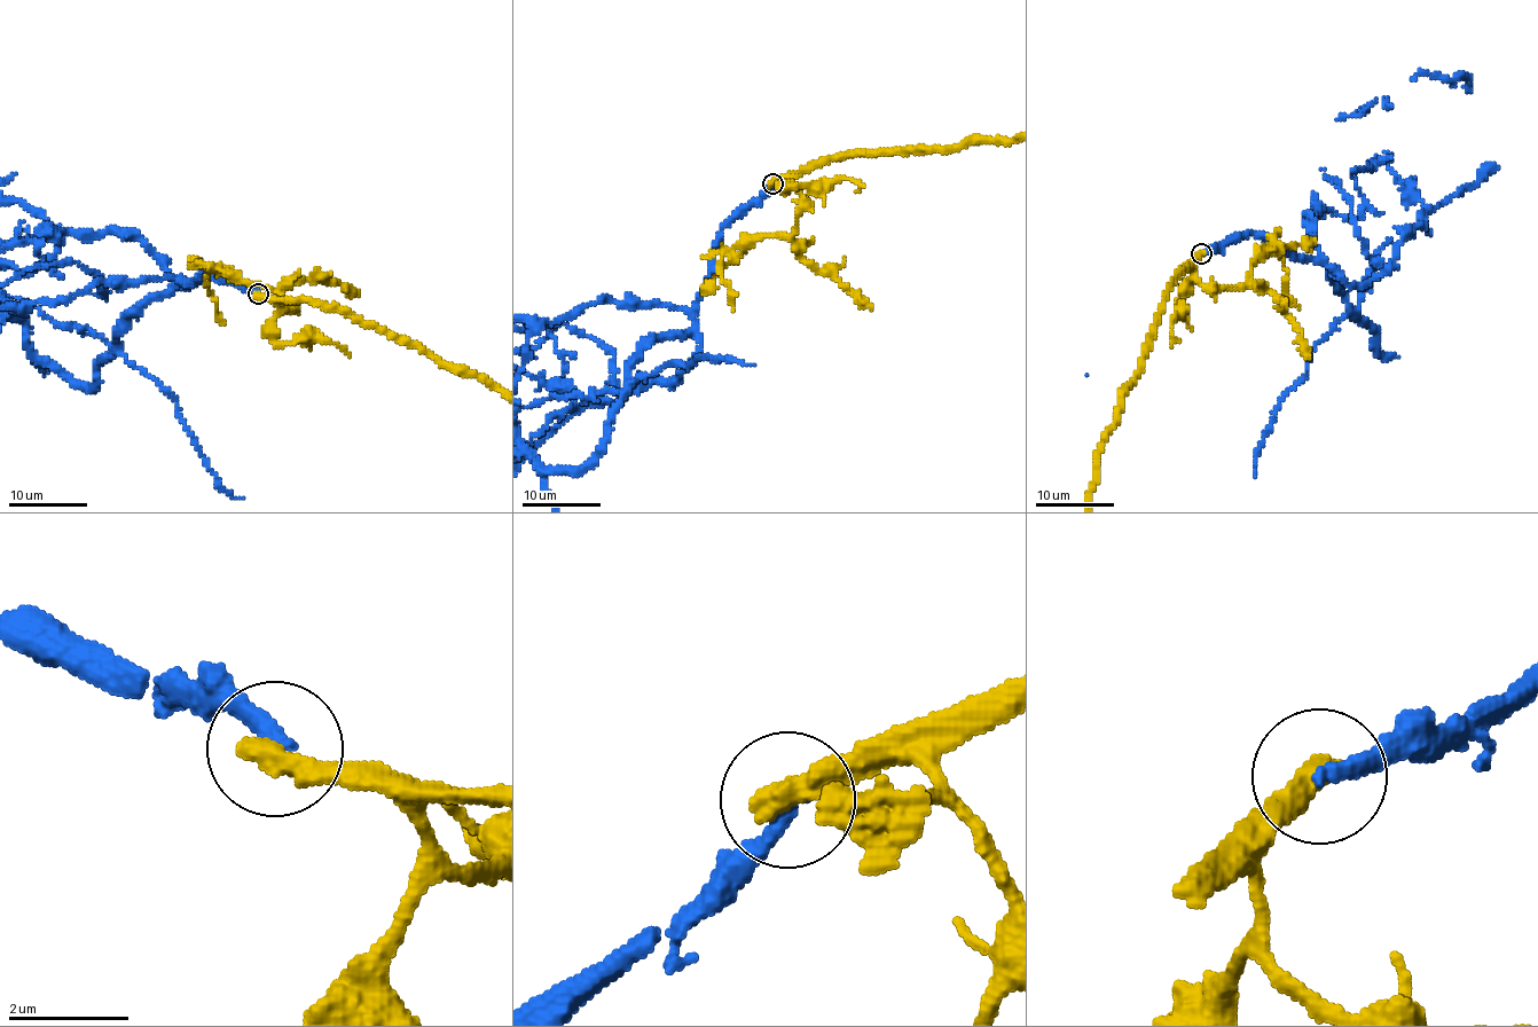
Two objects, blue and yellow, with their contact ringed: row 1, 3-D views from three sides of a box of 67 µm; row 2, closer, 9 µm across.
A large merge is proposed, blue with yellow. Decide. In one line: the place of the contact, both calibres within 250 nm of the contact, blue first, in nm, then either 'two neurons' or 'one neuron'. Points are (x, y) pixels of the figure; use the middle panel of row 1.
(773, 183) | 280/500 nm | two neurons

